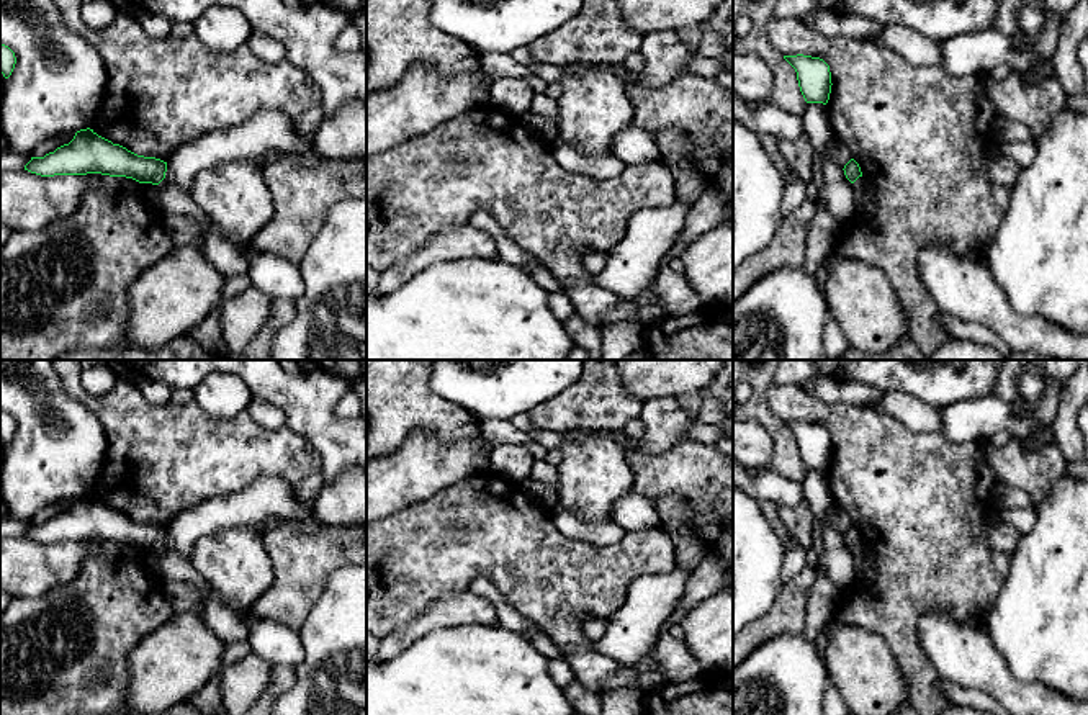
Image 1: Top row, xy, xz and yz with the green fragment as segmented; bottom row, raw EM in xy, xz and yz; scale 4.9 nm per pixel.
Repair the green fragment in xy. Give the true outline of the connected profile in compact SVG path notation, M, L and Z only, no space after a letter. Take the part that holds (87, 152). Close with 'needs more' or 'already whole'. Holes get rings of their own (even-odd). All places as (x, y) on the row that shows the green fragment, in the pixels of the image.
M90 128L77 131L69 144L57 147L44 157L31 157L25 170L41 177L101 173L157 185L164 218L183 214L195 219L201 229L196 242L203 244L208 234L209 223L191 200L190 191L165 182L167 162L137 155L98 136Z | needs more

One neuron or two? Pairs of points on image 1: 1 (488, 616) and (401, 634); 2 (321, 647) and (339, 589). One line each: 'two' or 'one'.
1: one
2: one

